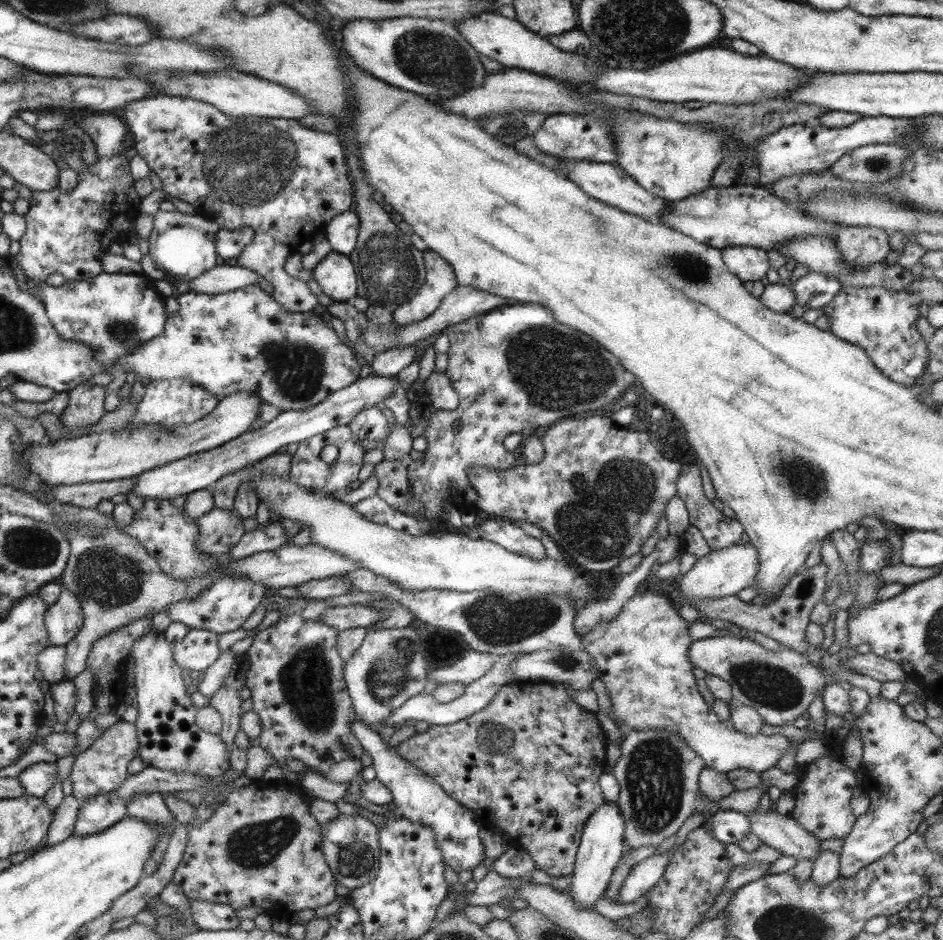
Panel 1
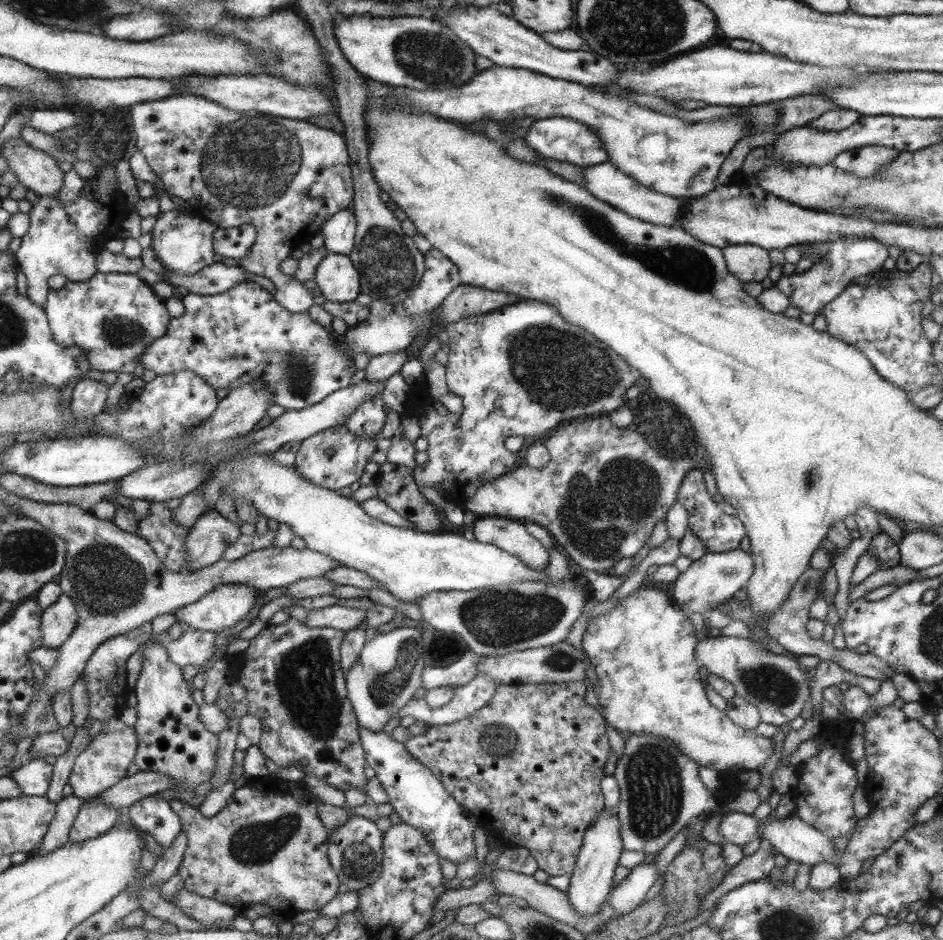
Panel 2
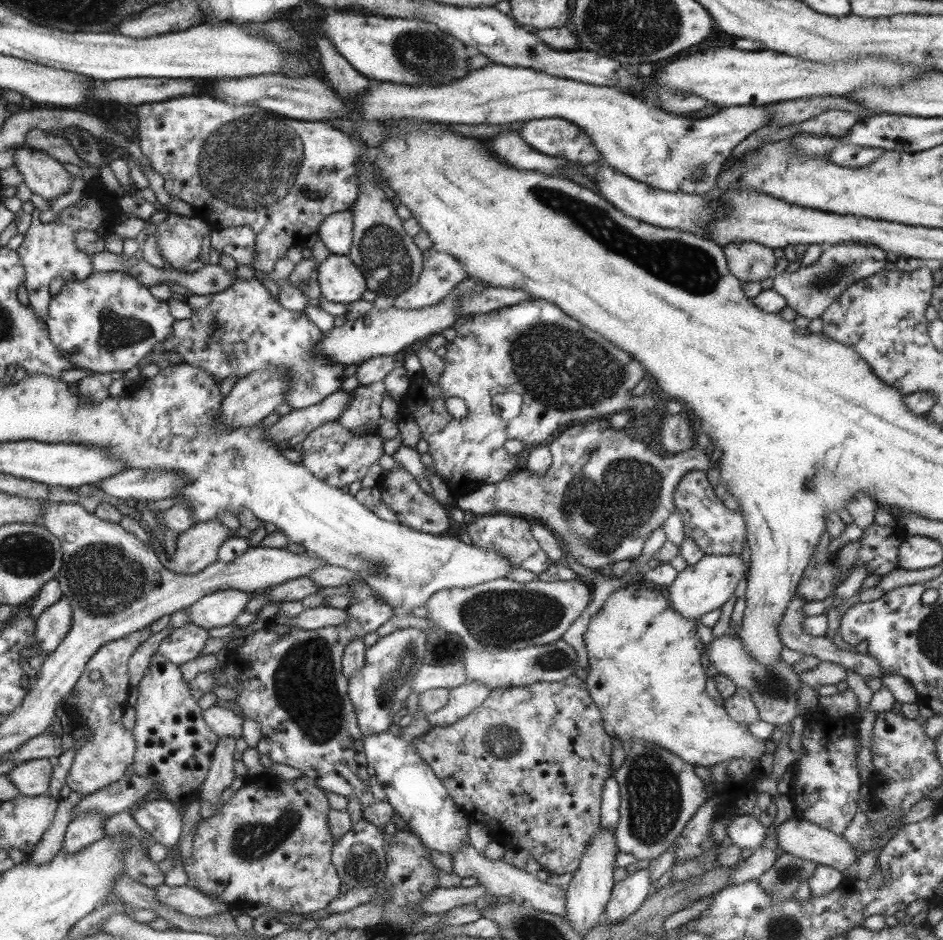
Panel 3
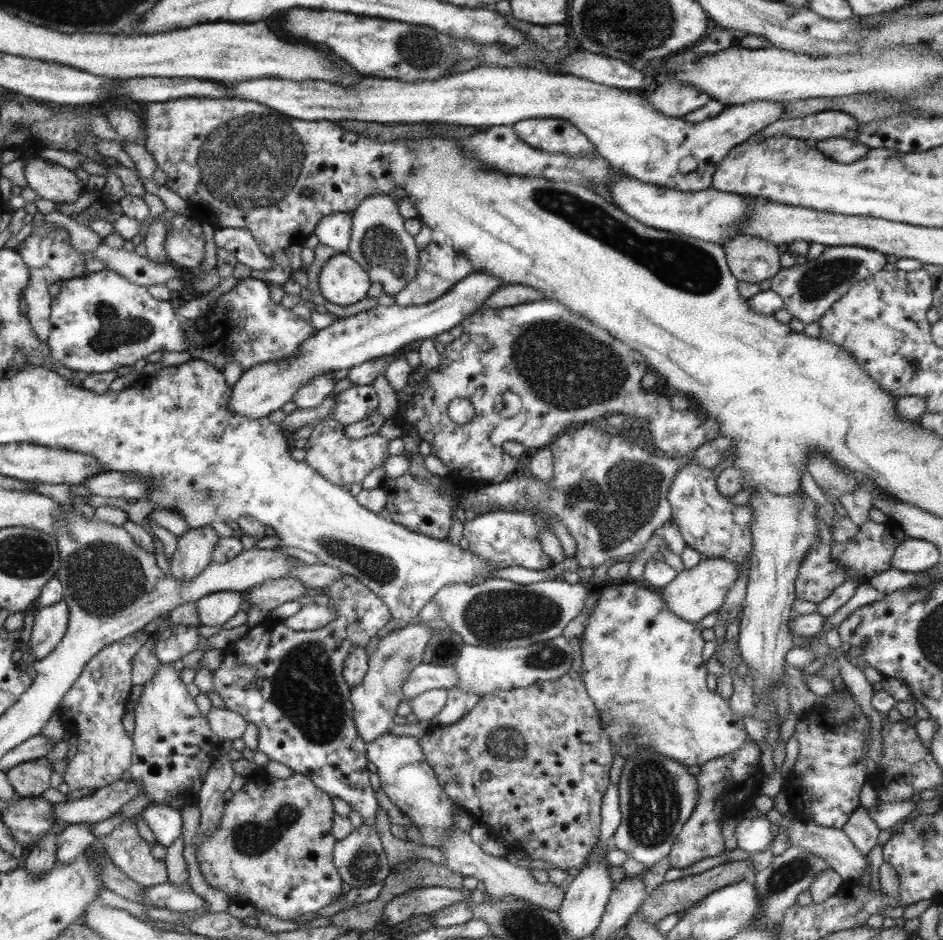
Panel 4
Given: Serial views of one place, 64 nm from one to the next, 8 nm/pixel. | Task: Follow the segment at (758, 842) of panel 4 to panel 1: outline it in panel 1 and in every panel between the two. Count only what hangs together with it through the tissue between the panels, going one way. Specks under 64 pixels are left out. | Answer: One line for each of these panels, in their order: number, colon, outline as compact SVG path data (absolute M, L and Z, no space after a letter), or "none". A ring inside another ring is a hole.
1: M715 812L711 816L705 816L705 822L711 824L713 838L727 844L737 844L741 842L747 834L751 834L751 824L747 814L741 812Z
2: M741 812L725 814L721 818L719 832L727 844L737 844L737 846L745 846L757 838L761 840L759 822L755 818L751 818L749 814L741 814Z
3: M737 814L727 826L727 836L731 838L733 846L755 852L759 846L763 846L763 840L767 836L767 822L769 820L765 818L751 818Z

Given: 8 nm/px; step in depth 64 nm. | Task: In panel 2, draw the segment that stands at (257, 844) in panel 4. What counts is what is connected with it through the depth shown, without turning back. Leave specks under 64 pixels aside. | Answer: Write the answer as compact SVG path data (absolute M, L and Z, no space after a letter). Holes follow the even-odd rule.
M281 782L275 790L255 790L255 788L239 788L227 800L225 808L211 816L203 818L197 808L181 800L169 800L169 806L183 824L183 834L187 840L187 848L181 860L181 880L185 890L191 894L199 894L201 898L211 898L235 910L241 910L251 904L265 904L275 912L319 912L323 906L329 906L333 898L337 898L337 872L329 862L329 830L321 822L321 812L317 808L319 798L311 796L305 790L307 784L301 782Z

